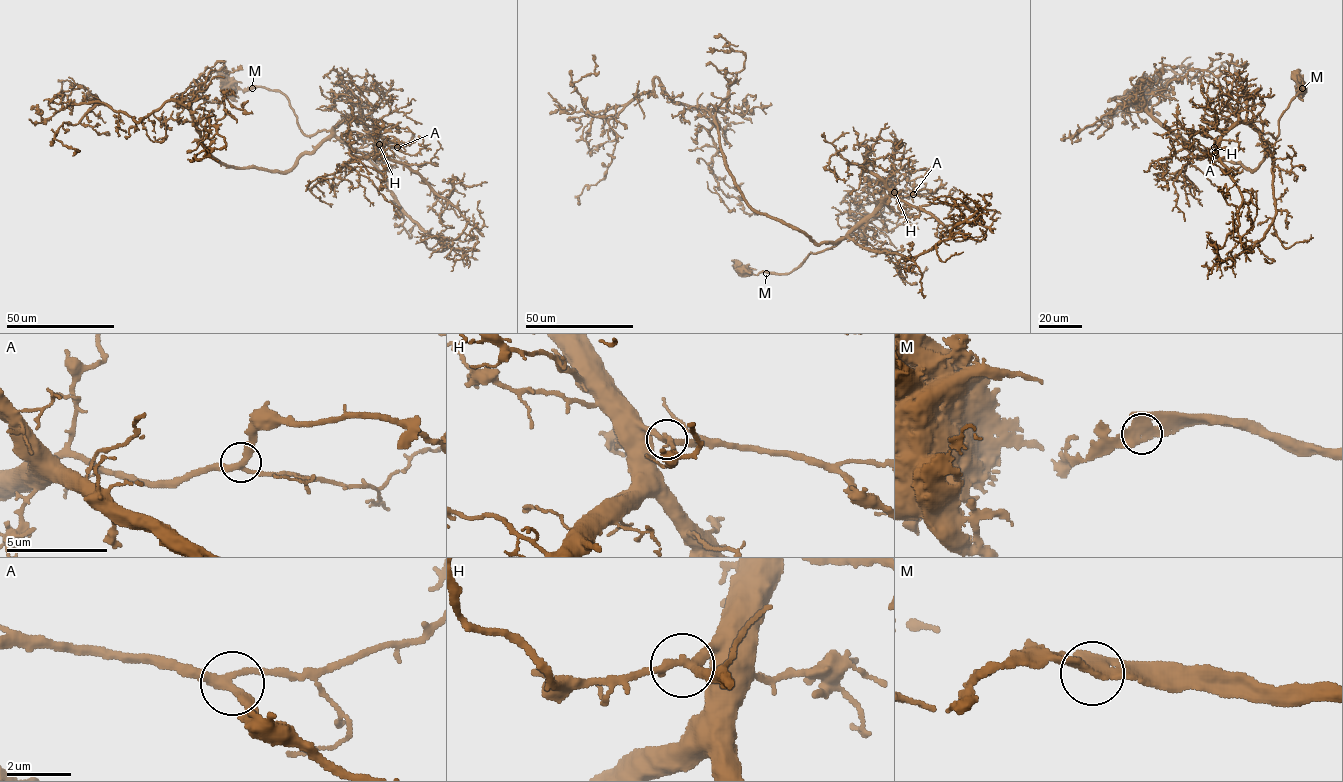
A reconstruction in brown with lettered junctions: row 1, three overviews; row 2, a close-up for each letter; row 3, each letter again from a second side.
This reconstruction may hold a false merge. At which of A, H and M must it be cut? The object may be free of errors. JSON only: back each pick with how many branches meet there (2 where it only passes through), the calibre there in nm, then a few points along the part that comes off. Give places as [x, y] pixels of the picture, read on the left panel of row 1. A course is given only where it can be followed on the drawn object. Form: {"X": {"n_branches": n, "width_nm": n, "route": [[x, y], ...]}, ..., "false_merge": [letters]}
{"false_merge": []}

